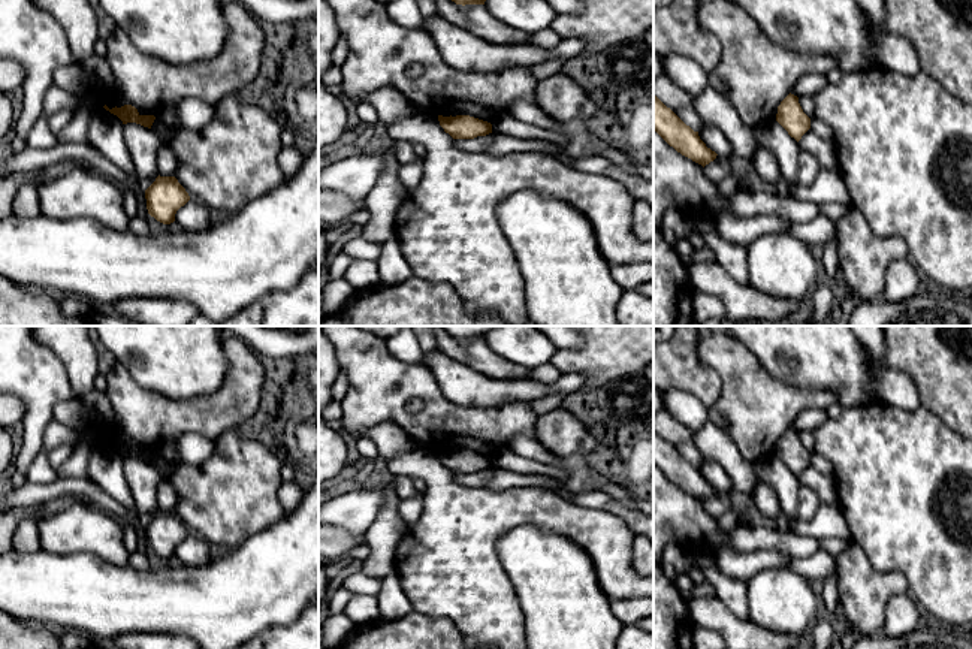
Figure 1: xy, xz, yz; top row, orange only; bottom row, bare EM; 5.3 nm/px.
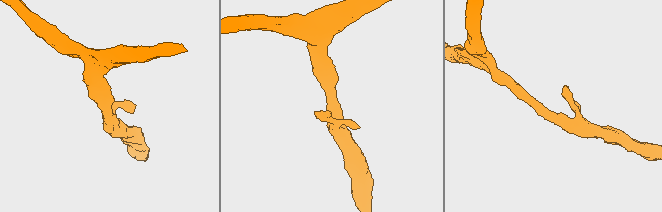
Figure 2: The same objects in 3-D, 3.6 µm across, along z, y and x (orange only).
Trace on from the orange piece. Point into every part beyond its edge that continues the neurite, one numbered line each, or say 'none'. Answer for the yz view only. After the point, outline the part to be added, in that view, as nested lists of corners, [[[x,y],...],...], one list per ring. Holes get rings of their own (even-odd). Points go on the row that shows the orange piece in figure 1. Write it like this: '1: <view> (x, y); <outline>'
none

